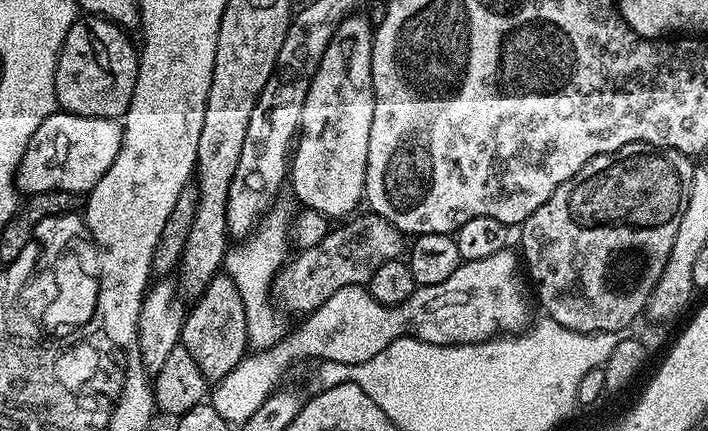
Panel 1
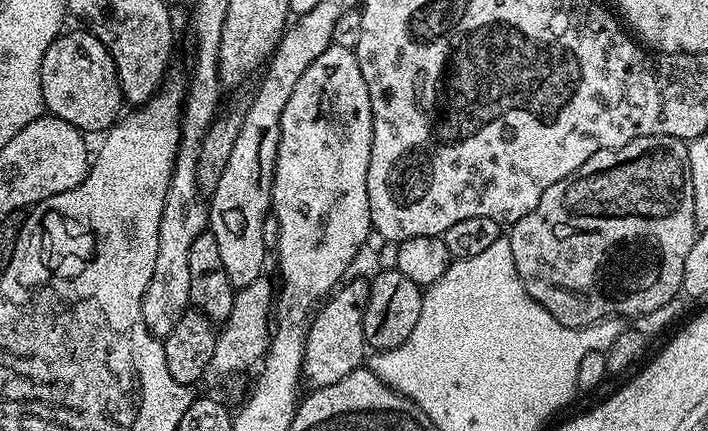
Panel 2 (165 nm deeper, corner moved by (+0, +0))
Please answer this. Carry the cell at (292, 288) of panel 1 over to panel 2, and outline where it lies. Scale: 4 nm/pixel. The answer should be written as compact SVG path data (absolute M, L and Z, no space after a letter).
M268 278L250 282L250 286L239 289L230 310L230 318L223 321L216 337L214 358L210 358L206 376L210 381L220 380L223 376L232 376L250 364L263 361L270 343L270 309L274 304L274 284Z

